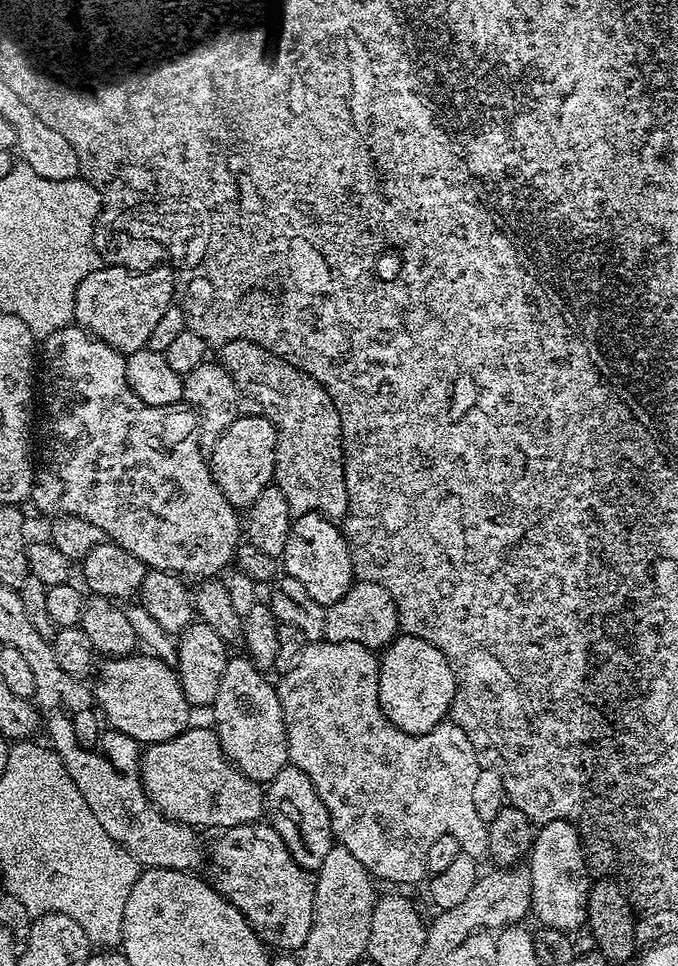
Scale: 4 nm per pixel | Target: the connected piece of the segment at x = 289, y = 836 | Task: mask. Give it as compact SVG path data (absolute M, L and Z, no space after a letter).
M289 766L278 770L278 774L268 781L264 794L264 816L282 838L298 866L309 870L322 866L326 854L330 854L334 846L330 814L326 814L326 806L322 806L318 790L314 790L314 782L310 782L302 770Z

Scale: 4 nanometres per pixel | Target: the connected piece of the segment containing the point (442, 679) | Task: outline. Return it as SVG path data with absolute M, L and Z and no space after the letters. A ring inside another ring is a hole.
M402 634L383 649L379 662L380 708L396 729L411 736L424 736L445 721L456 693L456 673L436 646Z

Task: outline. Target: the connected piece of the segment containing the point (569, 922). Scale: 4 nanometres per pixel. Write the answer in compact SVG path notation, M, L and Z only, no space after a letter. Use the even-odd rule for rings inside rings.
M550 820L535 833L532 851L526 857L526 865L530 870L530 886L532 887L531 915L540 919L539 923L545 928L553 928L559 932L576 934L585 927L588 919L587 900L590 887L589 869L584 859L584 849L580 842L580 834L576 825L570 820Z

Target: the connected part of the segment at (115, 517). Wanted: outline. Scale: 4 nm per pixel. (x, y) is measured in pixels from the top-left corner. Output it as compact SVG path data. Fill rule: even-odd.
M69 326L58 330L54 334L43 337L42 344L44 349L39 349L38 352L38 396L44 399L44 417L39 417L38 420L38 455L34 460L34 475L32 477L32 495L30 497L30 504L33 504L40 512L45 512L48 518L55 518L57 516L77 516L86 522L90 522L94 526L98 526L98 530L104 532L105 537L111 543L117 544L122 550L126 550L130 554L134 554L134 558L138 558L143 562L145 569L155 570L157 572L170 572L179 574L181 577L189 578L188 576L200 576L196 578L216 578L221 575L233 563L236 555L236 545L241 543L242 540L242 520L239 516L237 509L232 507L230 502L226 502L226 494L222 494L222 490L218 490L218 482L214 482L212 477L212 469L208 467L208 462L205 453L200 446L200 434L198 431L198 417L187 403L181 402L179 404L171 404L170 406L146 406L146 402L142 402L142 398L138 398L138 394L134 394L134 390L130 390L130 386L126 382L126 366L124 365L125 357L118 350L114 350L106 342L102 342L96 336L91 336L85 328L79 326Z

